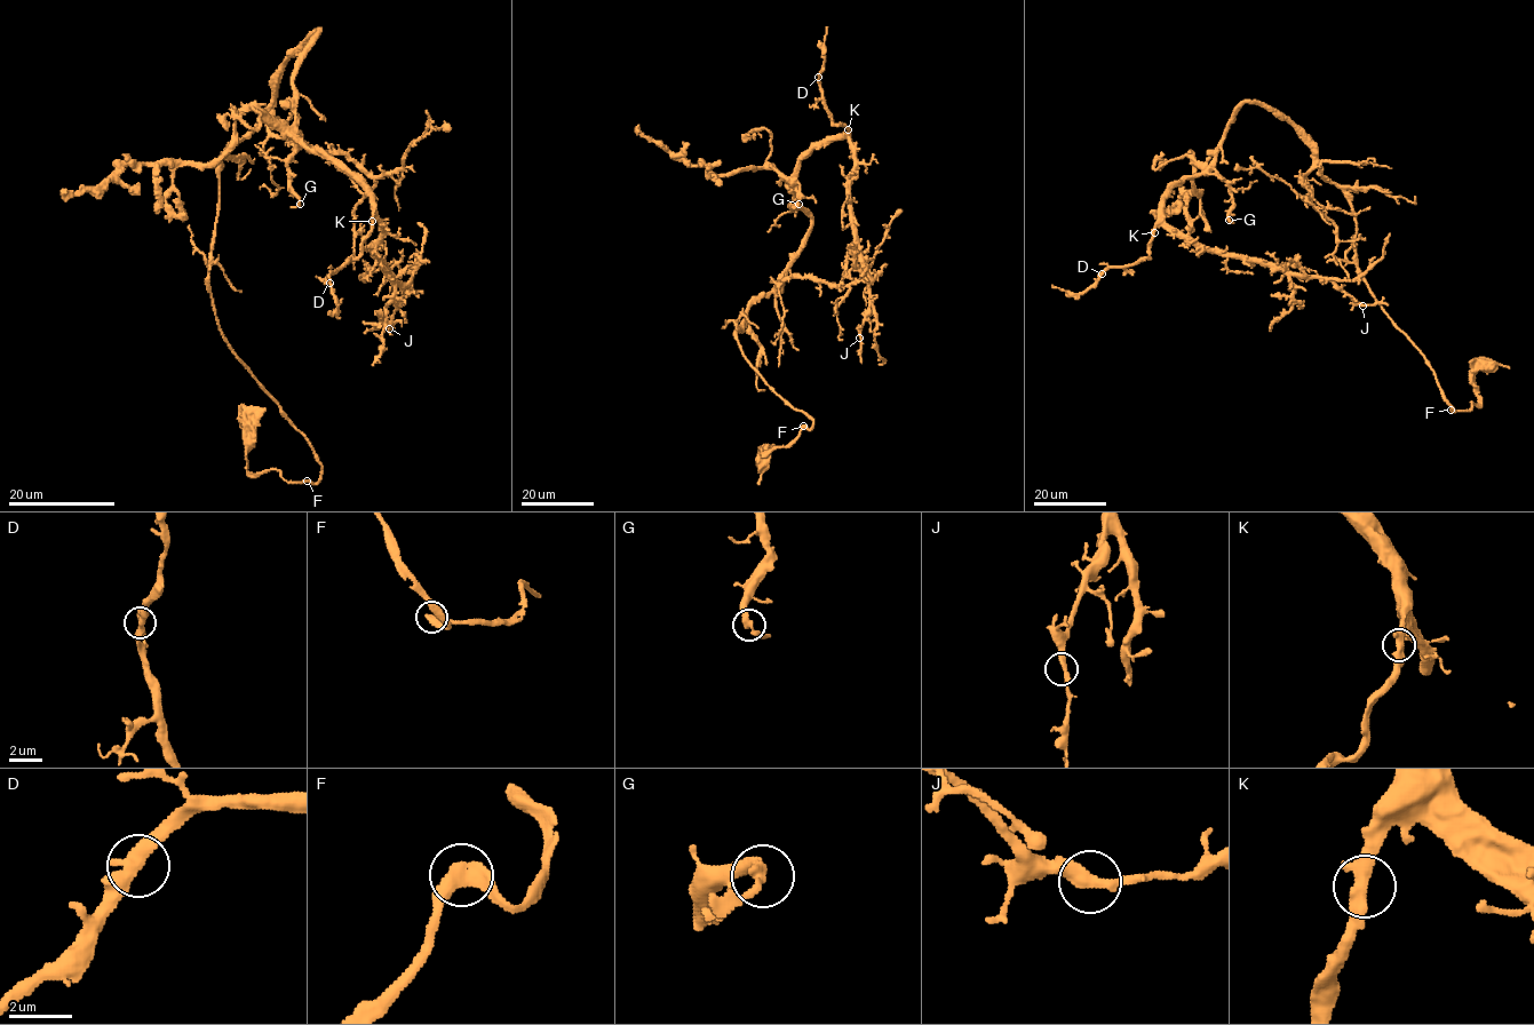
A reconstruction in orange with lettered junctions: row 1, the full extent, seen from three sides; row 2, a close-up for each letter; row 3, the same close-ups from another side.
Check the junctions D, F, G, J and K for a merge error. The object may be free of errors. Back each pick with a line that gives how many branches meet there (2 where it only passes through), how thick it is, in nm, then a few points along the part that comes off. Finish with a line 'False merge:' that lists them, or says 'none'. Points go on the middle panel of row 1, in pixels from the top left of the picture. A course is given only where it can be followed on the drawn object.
False merge: none

